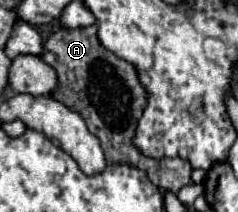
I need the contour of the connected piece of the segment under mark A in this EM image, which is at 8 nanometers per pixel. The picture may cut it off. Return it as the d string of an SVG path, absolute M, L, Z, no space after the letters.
M96 26L78 30L58 30L46 40L44 52L48 54L48 64L56 70L58 76L58 86L50 96L84 118L88 130L98 136L108 164L122 162L138 166L140 170L146 170L148 178L158 188L174 194L178 194L180 188L190 184L192 168L186 160L182 158L156 160L144 156L134 146L134 132L138 120L142 118L142 112L148 106L148 94L142 82L138 80L136 66L118 58L98 42Z

